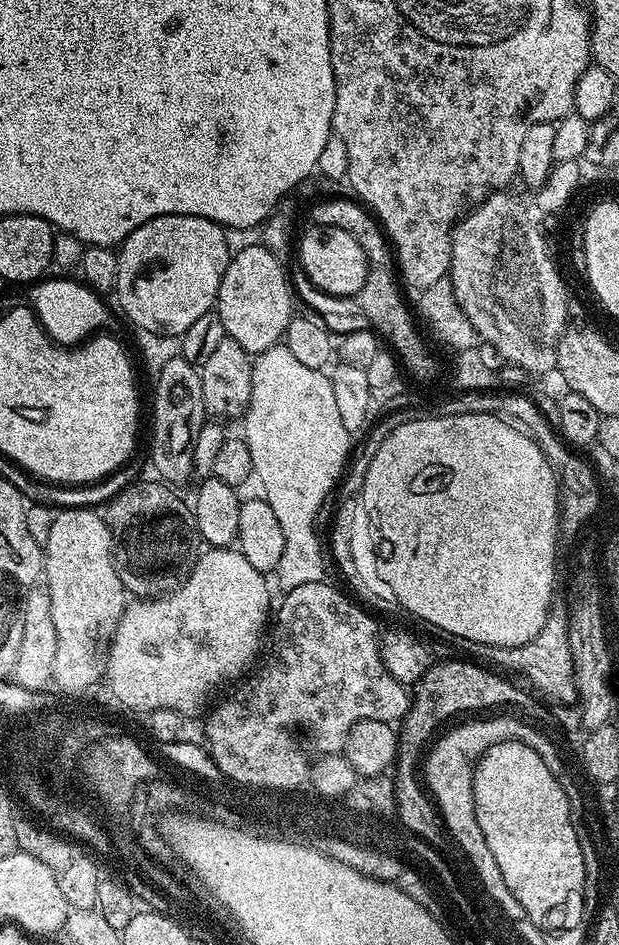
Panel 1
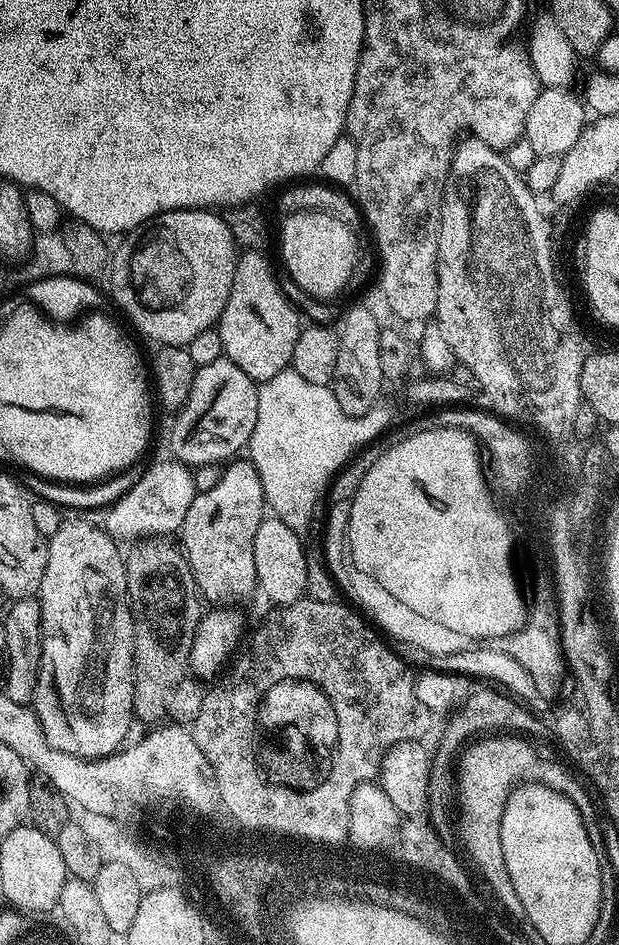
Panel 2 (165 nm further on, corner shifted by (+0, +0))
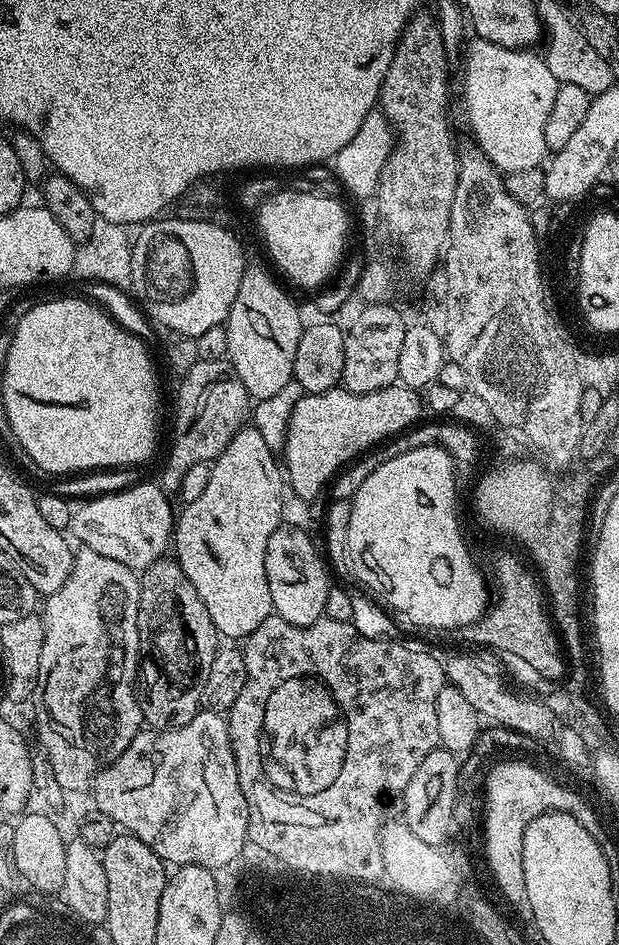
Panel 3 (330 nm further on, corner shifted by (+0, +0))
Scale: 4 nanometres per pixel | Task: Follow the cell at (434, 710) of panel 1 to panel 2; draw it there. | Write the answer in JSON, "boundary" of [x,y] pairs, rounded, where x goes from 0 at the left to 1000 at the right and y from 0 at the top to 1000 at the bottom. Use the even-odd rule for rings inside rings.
{"boundary":[[[785,726],[792,728],[775,728],[771,727],[767,731],[764,731],[763,735],[751,739],[748,745],[743,746],[742,749],[735,750],[722,759],[721,765],[724,767],[717,770],[717,780],[712,781],[711,784],[704,787],[704,796],[696,797],[695,800],[695,816],[691,818],[691,859],[693,866],[698,868],[700,876],[708,883],[708,887],[712,888],[714,892],[722,895],[730,895],[738,892],[738,885],[732,877],[732,873],[719,868],[719,862],[722,859],[719,858],[719,852],[714,848],[714,844],[727,837],[727,820],[724,820],[725,815],[725,801],[732,801],[738,799],[745,793],[751,790],[761,784],[763,778],[766,777],[767,770],[782,770],[788,767],[827,767],[832,770],[847,770],[853,771],[859,775],[877,775],[882,769],[880,763],[872,763],[869,759],[864,758],[863,754],[858,753],[858,748],[848,747],[838,740],[829,739],[819,731],[803,730],[800,727]]]}

